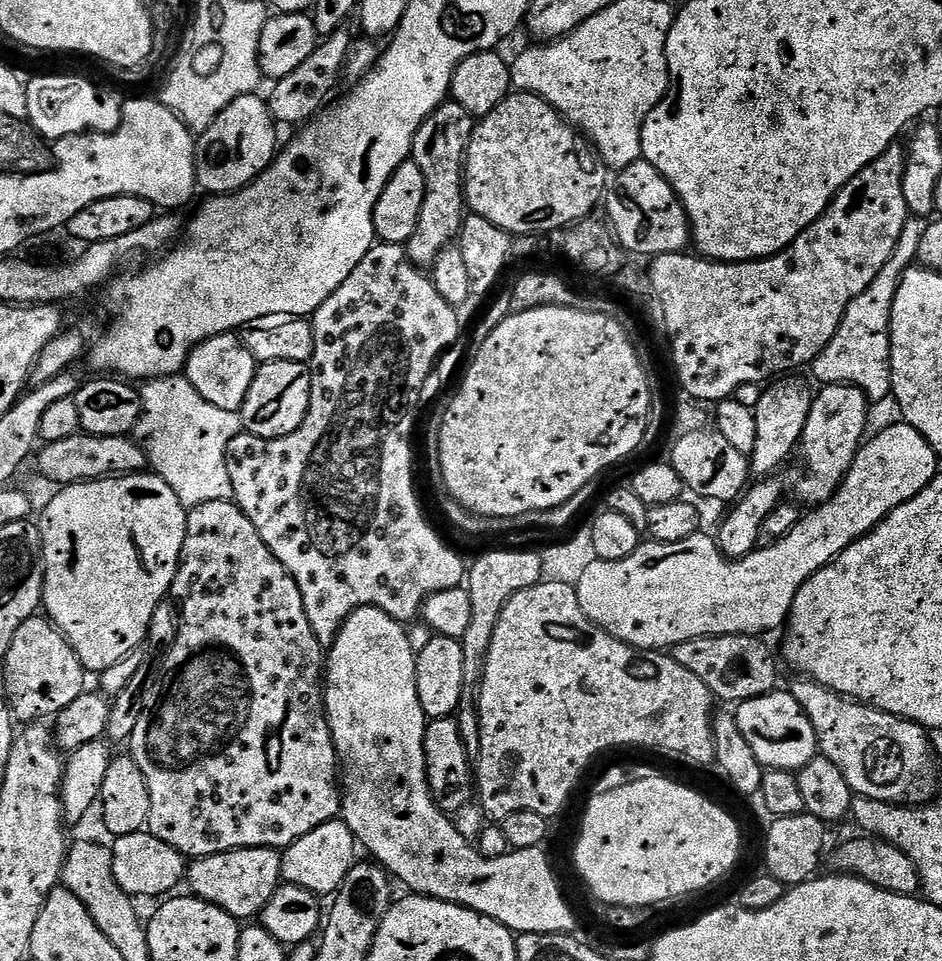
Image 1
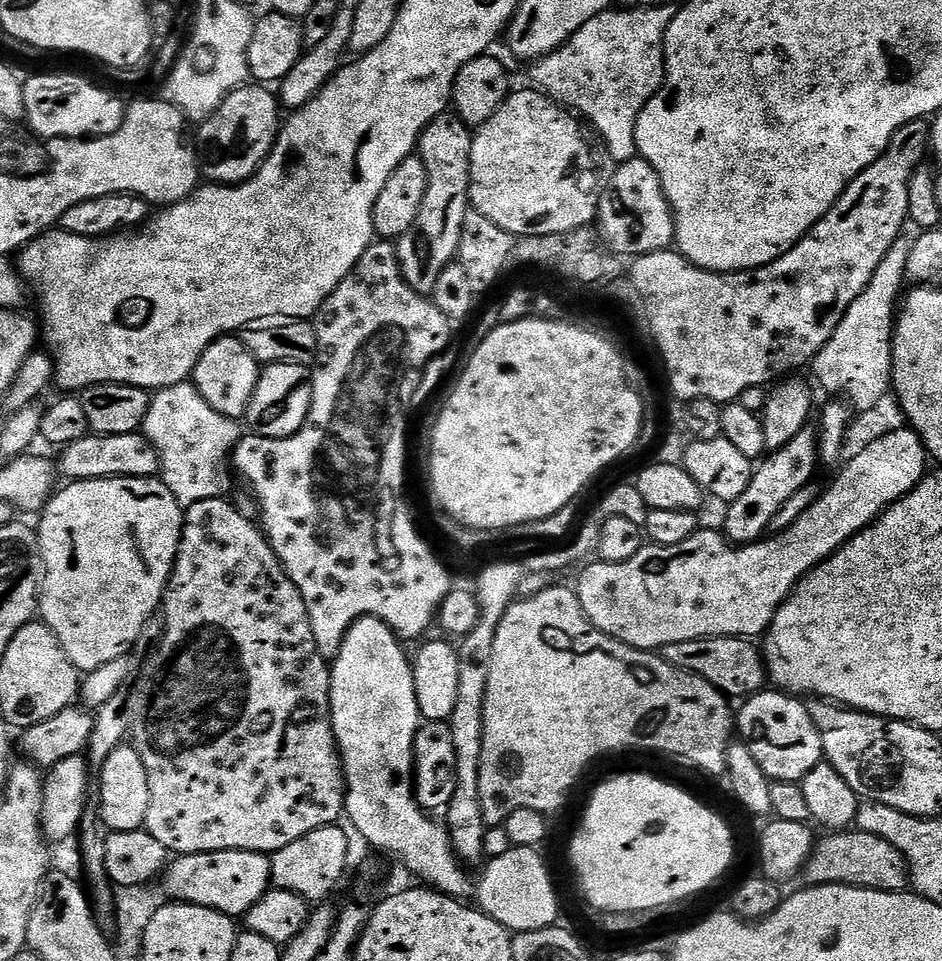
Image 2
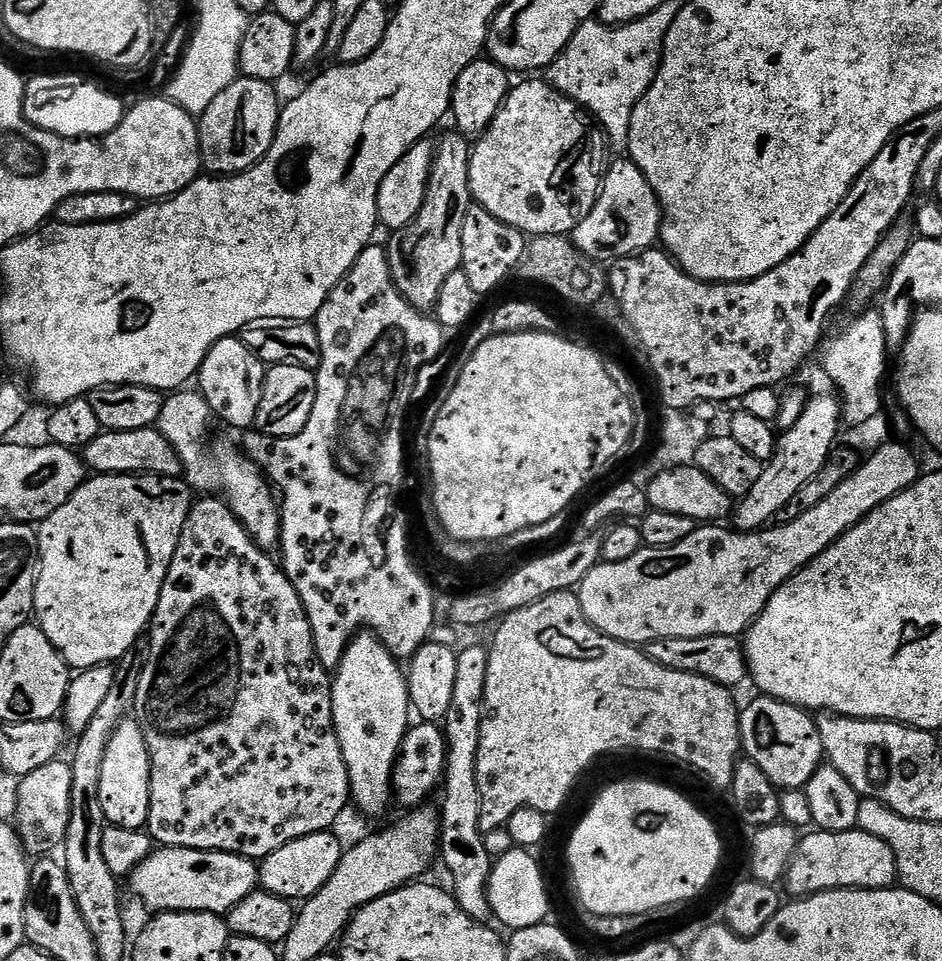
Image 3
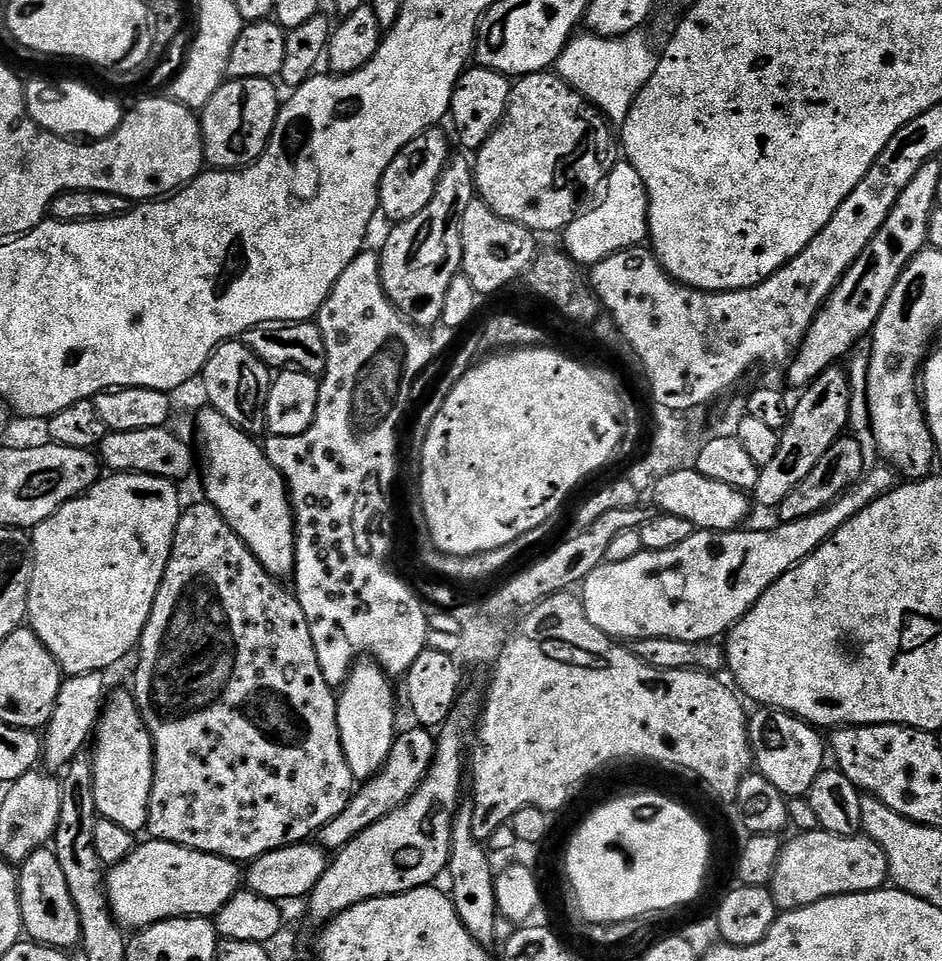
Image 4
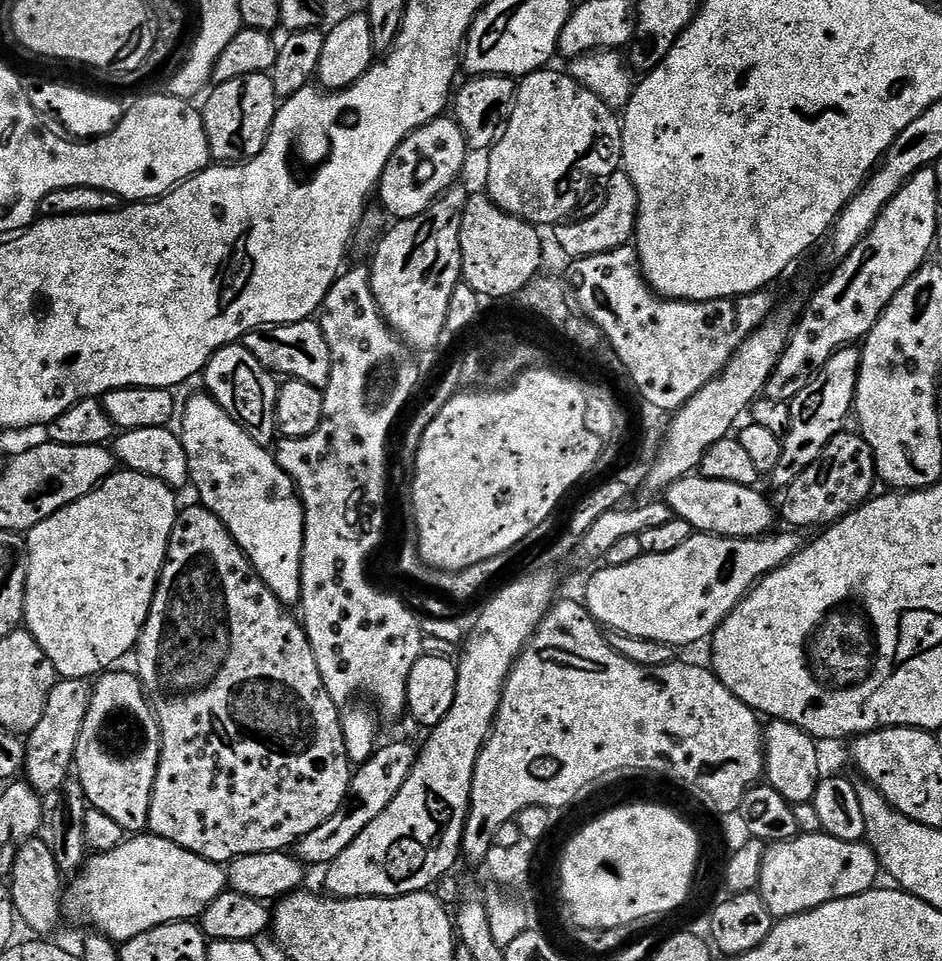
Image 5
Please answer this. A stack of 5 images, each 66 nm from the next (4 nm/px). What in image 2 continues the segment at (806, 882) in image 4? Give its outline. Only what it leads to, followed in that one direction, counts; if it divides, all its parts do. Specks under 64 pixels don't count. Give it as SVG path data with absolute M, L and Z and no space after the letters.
M860 838L864 840L824 840L813 847L808 864L803 870L803 875L808 876L807 883L817 884L849 884L855 888L869 888L879 892L907 892L910 888L908 878L908 863L906 858L890 842L875 838Z

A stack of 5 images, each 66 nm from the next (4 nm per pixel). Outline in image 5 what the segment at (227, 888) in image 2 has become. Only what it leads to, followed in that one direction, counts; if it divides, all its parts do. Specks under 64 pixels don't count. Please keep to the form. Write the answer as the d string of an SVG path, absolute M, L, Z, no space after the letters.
M136 834L131 838L123 840L117 848L109 852L97 852L89 855L84 861L83 867L71 877L72 885L67 885L66 891L62 896L62 908L72 920L81 920L84 924L93 924L91 926L97 933L109 938L113 942L123 942L138 938L138 934L146 934L150 930L154 930L163 924L178 924L181 922L196 922L203 916L204 911L210 906L210 902L214 902L214 898L218 898L218 894L222 894L228 888L228 873L221 865L210 862L206 858L202 858L198 854L194 854L190 850L182 850L182 846L174 846L174 842L166 842L166 838L161 836L153 836L151 834Z

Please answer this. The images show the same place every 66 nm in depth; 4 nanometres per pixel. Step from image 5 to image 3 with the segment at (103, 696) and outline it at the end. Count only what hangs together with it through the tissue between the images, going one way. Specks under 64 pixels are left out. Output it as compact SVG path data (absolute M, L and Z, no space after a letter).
M124 719L106 746L101 768L101 804L106 821L117 828L143 829L150 810L150 754L146 738L135 719Z

